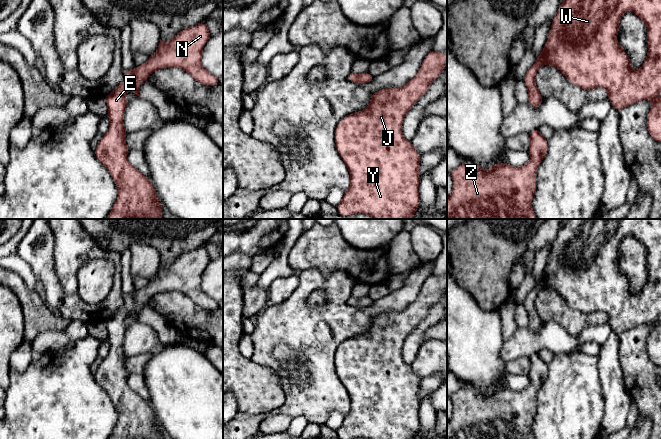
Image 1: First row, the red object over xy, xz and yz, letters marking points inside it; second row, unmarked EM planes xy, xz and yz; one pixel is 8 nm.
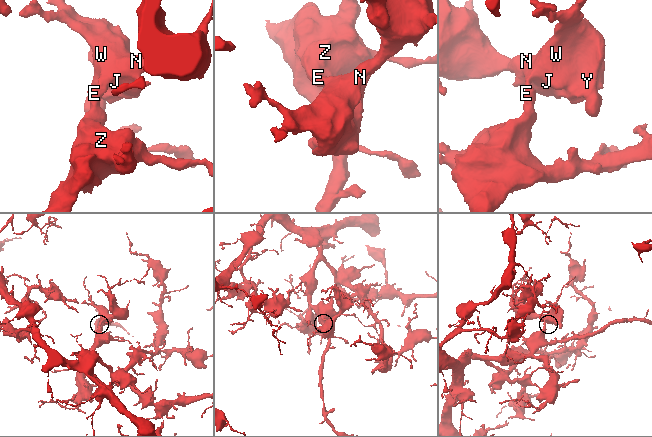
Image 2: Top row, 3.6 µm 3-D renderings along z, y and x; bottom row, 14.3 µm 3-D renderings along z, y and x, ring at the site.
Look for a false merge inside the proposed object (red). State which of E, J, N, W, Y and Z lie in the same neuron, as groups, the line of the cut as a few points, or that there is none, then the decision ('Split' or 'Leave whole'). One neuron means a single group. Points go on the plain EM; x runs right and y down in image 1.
Groups: E J N W Y Z. No split. Leave whole

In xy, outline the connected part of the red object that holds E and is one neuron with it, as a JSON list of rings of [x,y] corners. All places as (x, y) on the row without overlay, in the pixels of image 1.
[[[203,246],[181,254],[167,267],[160,263],[156,277],[150,279],[143,289],[136,290],[132,295],[124,295],[124,305],[105,321],[110,350],[98,366],[94,376],[96,382],[108,393],[118,412],[118,422],[108,439],[162,439],[162,428],[158,425],[158,420],[149,401],[144,400],[127,384],[129,373],[126,369],[126,360],[128,356],[123,350],[124,336],[128,329],[126,317],[131,314],[139,321],[140,307],[148,304],[151,297],[166,291],[181,292],[204,310],[218,309],[219,302],[205,294],[201,288],[202,275],[210,261],[211,257]]]

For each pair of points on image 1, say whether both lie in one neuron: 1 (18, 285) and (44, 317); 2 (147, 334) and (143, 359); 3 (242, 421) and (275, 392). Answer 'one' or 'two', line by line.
1: one
2: two
3: two

